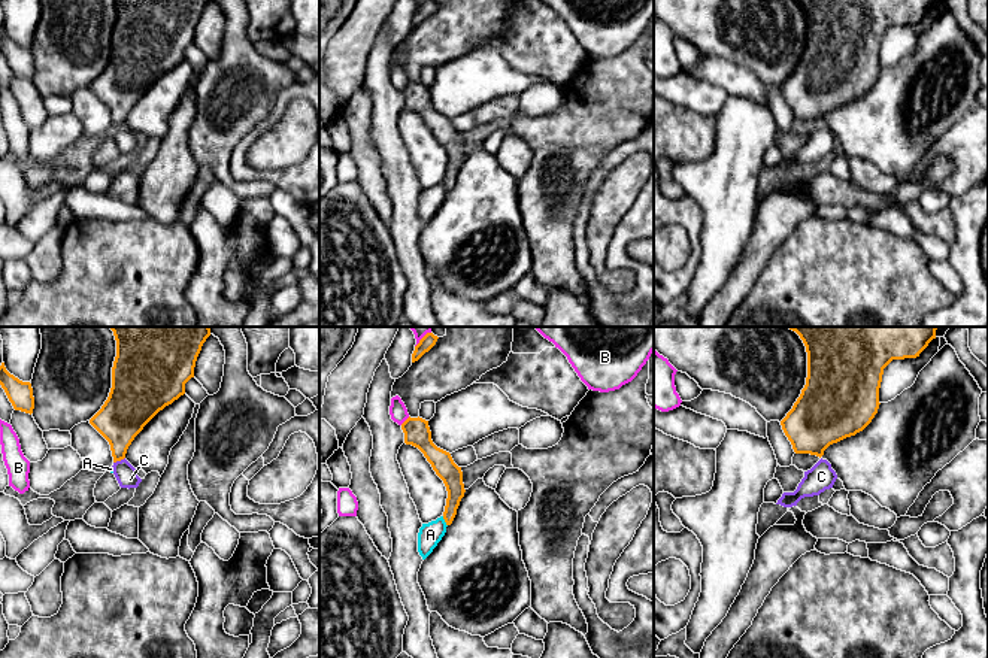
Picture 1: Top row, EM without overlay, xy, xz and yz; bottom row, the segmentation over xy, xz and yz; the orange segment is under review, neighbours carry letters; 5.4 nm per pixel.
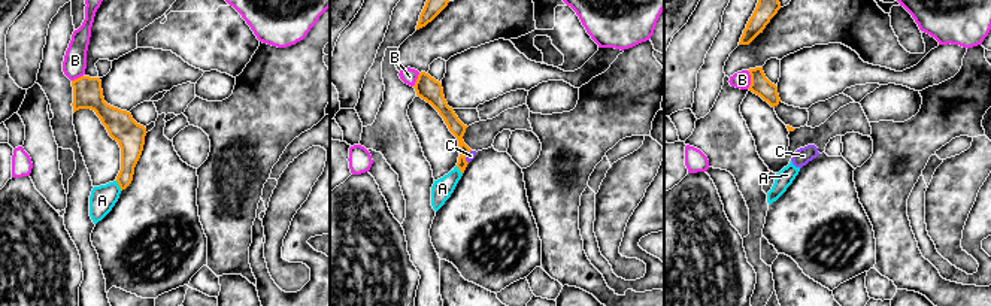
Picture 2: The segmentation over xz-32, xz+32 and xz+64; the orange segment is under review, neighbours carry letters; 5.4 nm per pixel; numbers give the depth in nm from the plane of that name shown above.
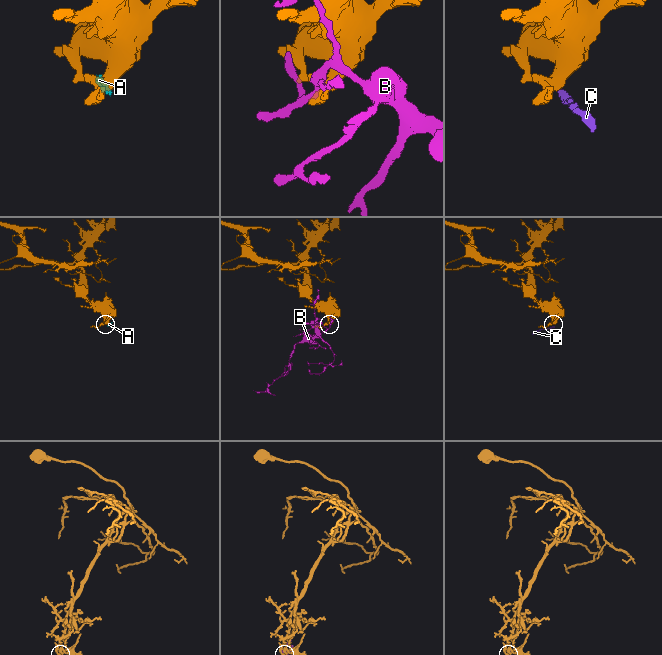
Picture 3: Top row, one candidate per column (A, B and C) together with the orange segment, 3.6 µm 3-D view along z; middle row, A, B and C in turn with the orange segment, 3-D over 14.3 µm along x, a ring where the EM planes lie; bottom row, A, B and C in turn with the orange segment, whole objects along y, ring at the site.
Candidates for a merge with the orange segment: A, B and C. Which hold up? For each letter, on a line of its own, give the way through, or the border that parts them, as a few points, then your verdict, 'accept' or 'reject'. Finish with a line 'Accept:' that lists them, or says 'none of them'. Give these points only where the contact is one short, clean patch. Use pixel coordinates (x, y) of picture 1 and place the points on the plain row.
A: along xz (442, 182), (446, 191) | reject
B: reject
C: along xy (124, 123), (114, 129) | reject
Accept: none of them

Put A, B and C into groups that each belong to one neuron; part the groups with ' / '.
A C / B

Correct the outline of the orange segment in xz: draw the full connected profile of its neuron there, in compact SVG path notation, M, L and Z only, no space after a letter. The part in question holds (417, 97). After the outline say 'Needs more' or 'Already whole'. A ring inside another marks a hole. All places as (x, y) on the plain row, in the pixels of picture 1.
M409 82L401 90L401 95L404 98L404 109L418 113L431 130L436 140L443 146L448 157L443 185L446 191L451 191L466 158L461 133L454 128L449 118L433 109L428 87L419 82Z. Already whole

